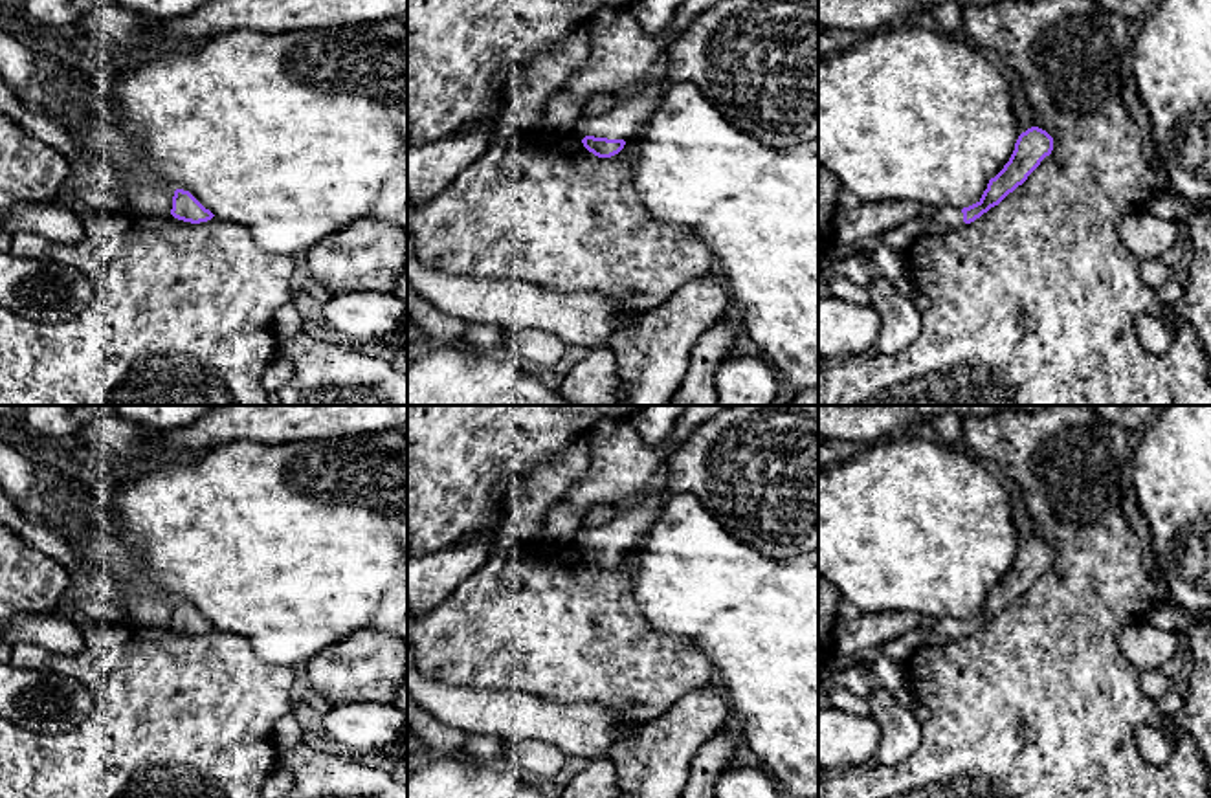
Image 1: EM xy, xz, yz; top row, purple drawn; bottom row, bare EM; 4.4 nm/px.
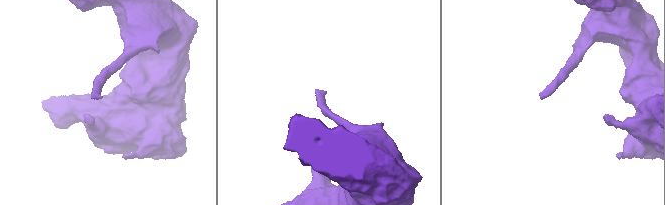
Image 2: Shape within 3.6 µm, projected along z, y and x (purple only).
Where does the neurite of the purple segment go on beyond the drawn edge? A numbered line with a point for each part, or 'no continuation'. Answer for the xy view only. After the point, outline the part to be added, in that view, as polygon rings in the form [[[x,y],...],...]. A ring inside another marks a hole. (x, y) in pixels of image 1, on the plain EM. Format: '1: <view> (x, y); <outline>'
no continuation

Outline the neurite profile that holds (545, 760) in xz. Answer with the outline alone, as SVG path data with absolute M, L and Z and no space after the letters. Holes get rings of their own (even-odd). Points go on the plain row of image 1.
M534 739L506 741L505 752L519 769L532 770L538 776L556 776L567 761L563 750Z

